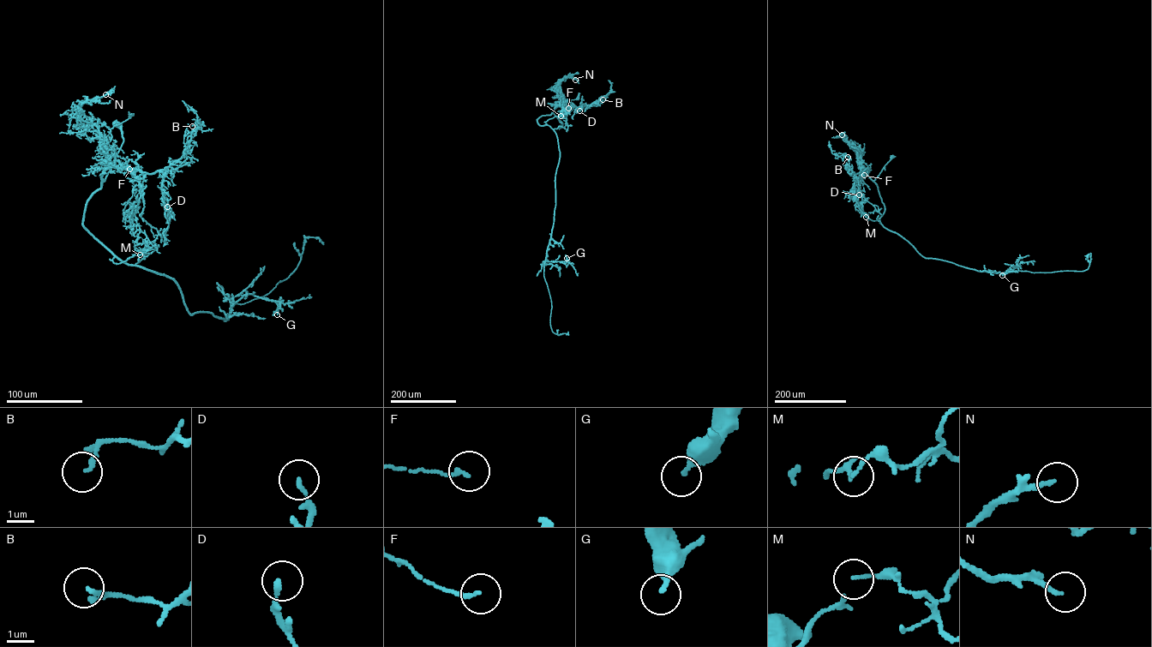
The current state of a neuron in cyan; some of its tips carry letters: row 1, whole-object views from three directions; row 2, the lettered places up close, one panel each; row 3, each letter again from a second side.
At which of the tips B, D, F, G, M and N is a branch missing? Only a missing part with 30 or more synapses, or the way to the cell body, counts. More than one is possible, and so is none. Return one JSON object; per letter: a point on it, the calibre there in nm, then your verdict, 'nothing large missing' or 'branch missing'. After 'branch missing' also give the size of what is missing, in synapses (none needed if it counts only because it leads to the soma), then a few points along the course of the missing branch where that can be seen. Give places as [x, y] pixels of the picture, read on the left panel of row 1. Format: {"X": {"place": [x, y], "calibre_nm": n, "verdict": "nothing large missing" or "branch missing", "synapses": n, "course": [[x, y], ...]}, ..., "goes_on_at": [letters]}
{"B": {"place": [192, 126], "calibre_nm": 130, "verdict": "nothing large missing"}, "D": {"place": [167, 206], "calibre_nm": 160, "verdict": "nothing large missing"}, "F": {"place": [129, 169], "calibre_nm": 140, "verdict": "nothing large missing"}, "G": {"place": [277, 314], "calibre_nm": 240, "verdict": "nothing large missing"}, "M": {"place": [140, 254], "calibre_nm": 90, "verdict": "nothing large missing"}, "N": {"place": [105, 94], "calibre_nm": 160, "verdict": "branch missing", "synapses": 30, "course": [[105, 94], [116, 97]]}, "goes_on_at": ["N"]}

